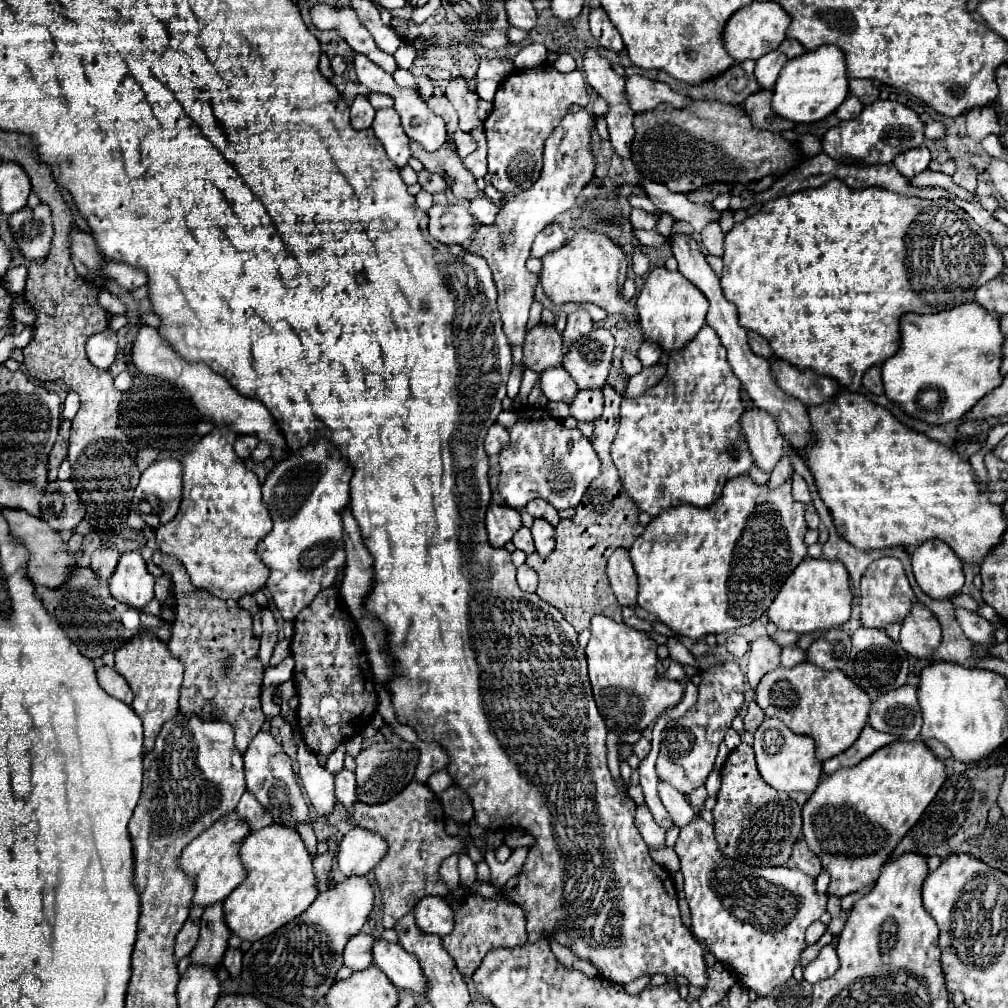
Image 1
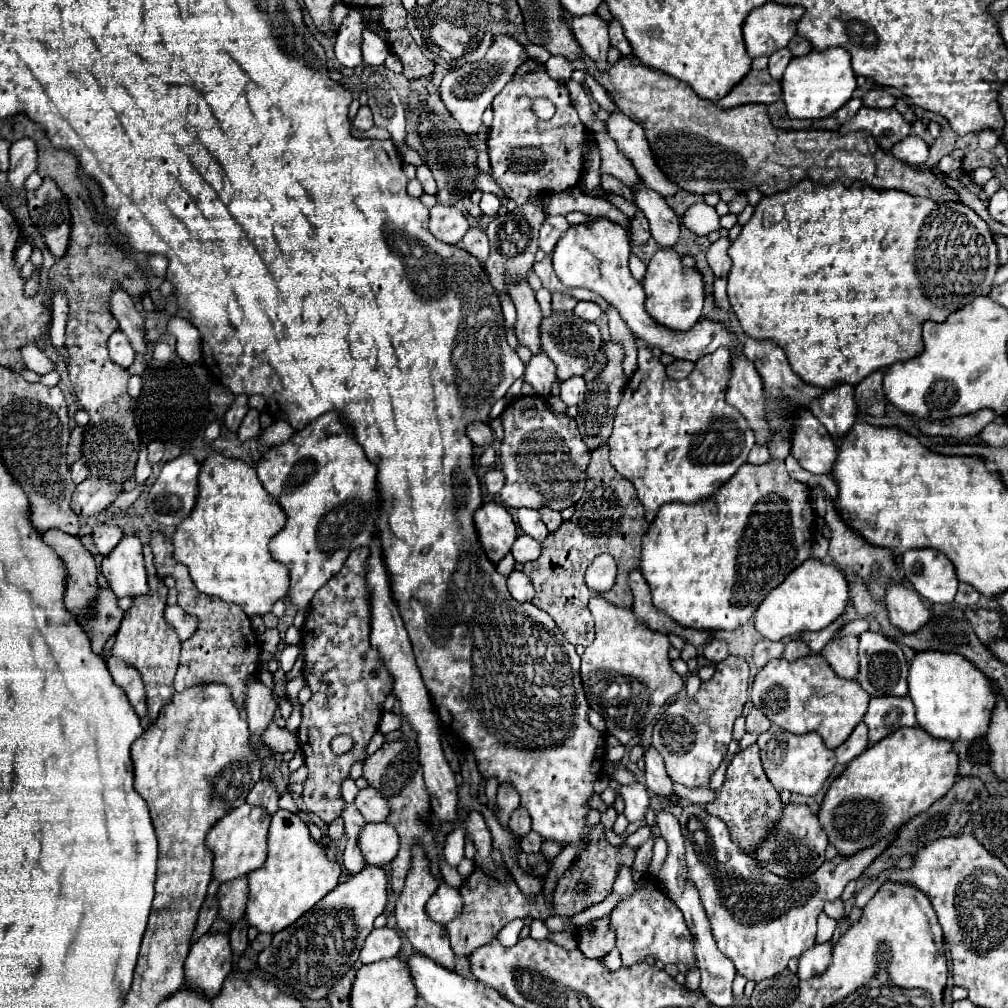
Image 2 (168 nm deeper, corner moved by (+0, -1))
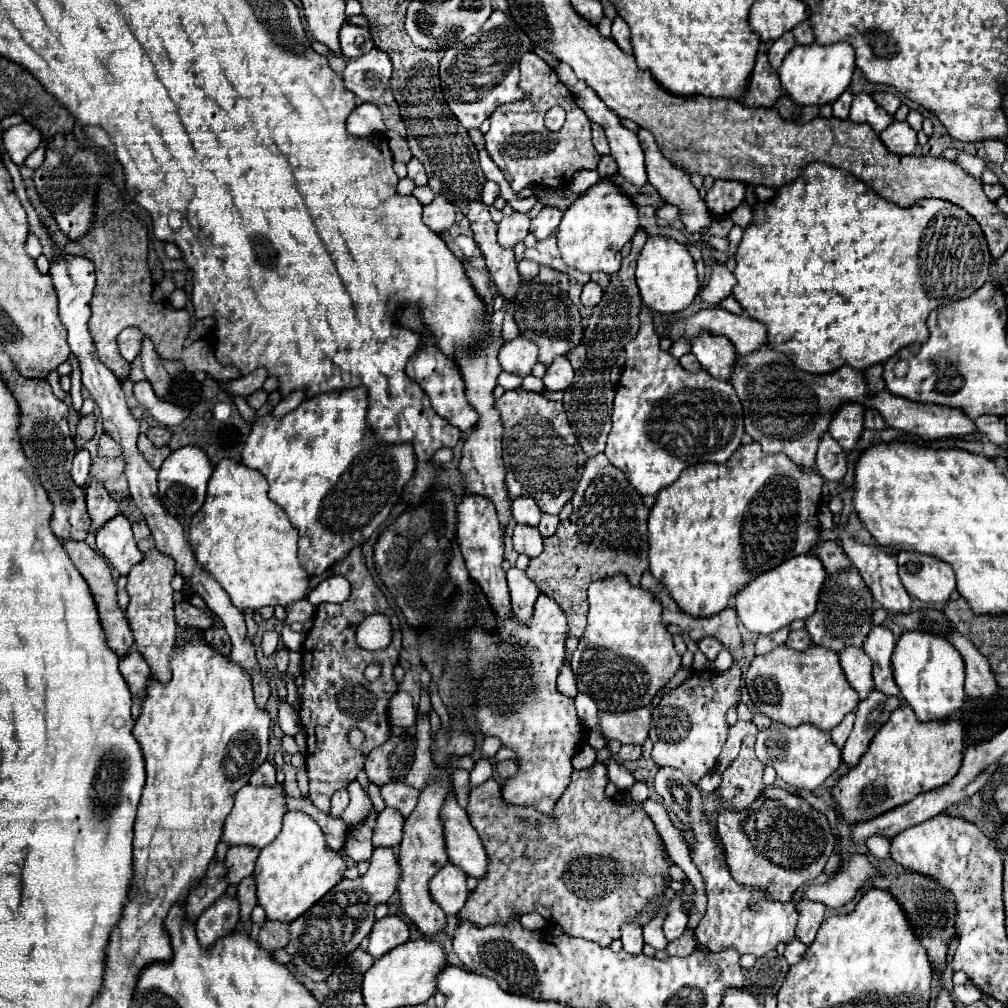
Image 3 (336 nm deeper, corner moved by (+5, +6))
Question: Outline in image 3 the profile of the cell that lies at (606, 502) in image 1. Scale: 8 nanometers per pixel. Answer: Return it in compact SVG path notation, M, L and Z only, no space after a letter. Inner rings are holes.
M605 454L587 460L583 476L581 476L577 490L573 494L573 514L559 524L555 536L545 538L543 552L537 558L533 558L529 568L525 570L527 576L531 576L531 580L535 580L535 584L541 588L541 592L545 596L551 596L553 600L557 600L557 604L567 614L567 620L571 624L569 636L579 638L583 634L583 628L587 622L585 594L587 594L587 586L591 584L591 580L599 580L603 576L623 572L631 580L631 584L635 584L635 586L639 584L643 572L649 568L647 518L649 518L649 510L645 508L639 492L635 492L635 488L631 488L631 484L623 476L623 472L619 472L619 468L615 468L607 460Z

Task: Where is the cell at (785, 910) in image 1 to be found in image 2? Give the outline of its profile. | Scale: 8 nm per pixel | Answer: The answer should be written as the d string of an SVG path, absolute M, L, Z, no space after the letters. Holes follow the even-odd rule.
M688 805L680 815L680 825L686 839L688 879L700 893L716 945L736 965L738 975L756 983L782 973L790 959L800 959L804 951L814 947L816 919L822 913L824 903L836 901L846 883L858 879L864 867L868 867L868 863L872 863L872 859L876 859L876 855L892 841L884 839L880 847L870 847L850 859L838 855L808 877L786 879L770 873L756 859L740 853L730 841L728 827L720 819L708 815L700 805Z

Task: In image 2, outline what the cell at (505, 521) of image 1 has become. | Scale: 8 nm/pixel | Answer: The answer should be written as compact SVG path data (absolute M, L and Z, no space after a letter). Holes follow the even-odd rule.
M490 501L476 511L474 519L484 551L490 555L492 563L498 563L512 549L512 543L518 537L512 515L504 505Z

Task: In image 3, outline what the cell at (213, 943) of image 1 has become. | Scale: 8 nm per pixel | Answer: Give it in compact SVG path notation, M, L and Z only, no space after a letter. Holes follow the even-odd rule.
M247 844L231 846L225 858L225 866L229 870L229 882L241 882L245 876L251 876L255 870L255 862L259 856L259 848L251 848Z

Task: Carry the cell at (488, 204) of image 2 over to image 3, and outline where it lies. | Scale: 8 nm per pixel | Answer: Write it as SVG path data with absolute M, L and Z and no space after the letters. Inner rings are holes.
M485 182L485 186L483 186L483 202L487 206L491 206L497 196L499 196L499 186L495 182Z

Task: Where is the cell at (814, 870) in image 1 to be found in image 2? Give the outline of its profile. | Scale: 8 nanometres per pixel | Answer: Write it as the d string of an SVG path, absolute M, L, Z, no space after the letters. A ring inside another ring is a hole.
M788 803L780 821L782 823L778 823L776 831L772 831L772 835L760 847L758 861L768 871L772 871L774 875L780 875L780 877L800 879L804 875L810 875L812 871L816 871L824 863L824 851L828 845L828 839L826 839L824 831L820 829L818 817L814 813L810 813L810 809L806 805ZM788 845L794 845L794 849L792 851L786 849Z

